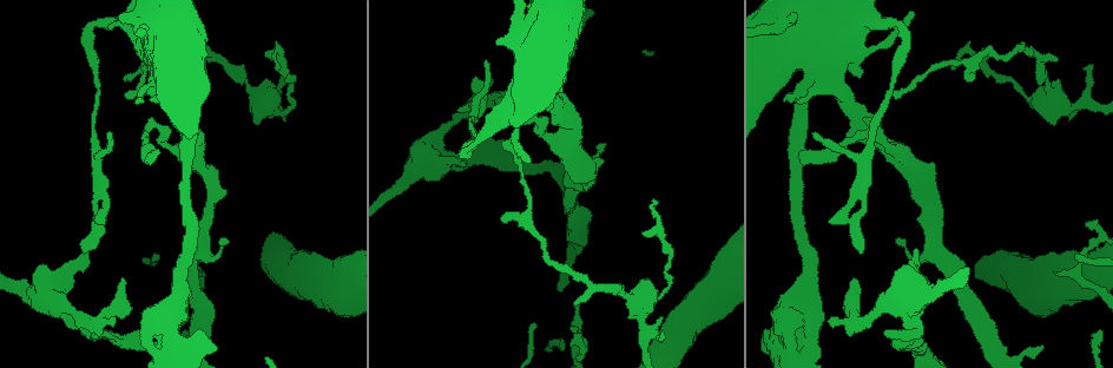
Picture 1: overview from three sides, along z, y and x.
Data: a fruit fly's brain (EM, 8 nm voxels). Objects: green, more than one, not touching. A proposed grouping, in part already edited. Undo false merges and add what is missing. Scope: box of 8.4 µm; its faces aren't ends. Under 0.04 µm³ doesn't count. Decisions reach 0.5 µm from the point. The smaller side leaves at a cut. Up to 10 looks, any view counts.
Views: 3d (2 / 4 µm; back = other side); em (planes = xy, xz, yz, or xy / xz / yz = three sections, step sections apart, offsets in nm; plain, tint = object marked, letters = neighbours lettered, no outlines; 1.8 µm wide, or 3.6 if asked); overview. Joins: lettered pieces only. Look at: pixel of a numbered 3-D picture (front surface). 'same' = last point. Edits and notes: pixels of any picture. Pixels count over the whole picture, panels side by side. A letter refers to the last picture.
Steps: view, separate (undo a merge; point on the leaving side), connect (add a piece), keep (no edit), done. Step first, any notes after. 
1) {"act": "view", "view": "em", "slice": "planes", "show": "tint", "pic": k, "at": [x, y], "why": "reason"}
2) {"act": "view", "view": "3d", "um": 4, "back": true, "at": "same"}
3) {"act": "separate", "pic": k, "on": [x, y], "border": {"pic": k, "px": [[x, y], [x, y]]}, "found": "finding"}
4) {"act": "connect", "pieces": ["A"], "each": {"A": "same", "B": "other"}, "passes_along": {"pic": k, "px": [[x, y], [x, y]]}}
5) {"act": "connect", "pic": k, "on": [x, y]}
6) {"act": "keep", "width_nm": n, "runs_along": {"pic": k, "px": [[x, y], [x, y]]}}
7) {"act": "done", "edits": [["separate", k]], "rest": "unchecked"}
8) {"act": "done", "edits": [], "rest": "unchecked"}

{"act": "view", "view": "em", "slice": "planes", "show": "letters", "pic": 1, "at": [551, 108], "why": "free end"}

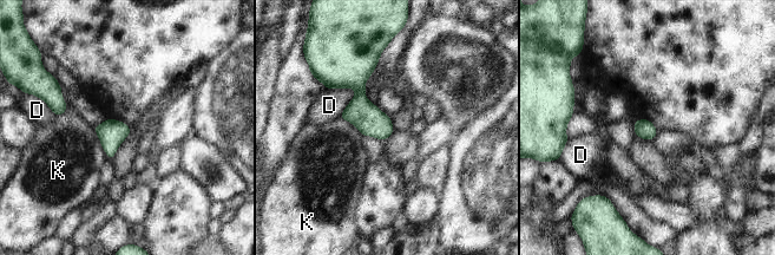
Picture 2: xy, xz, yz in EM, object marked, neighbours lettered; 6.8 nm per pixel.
{"act": "keep", "each": {"D": "other", "K": "other"}, "border": {"pic": 2, "px": [[340, 117], [352, 123], [360, 132]]}, "found": "no lettered piece goes on from it"}

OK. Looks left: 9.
{"act": "view", "view": "em", "slice": "xz", "step": 8, "show": "tint", "pic": 1, "at": [785, 98]}

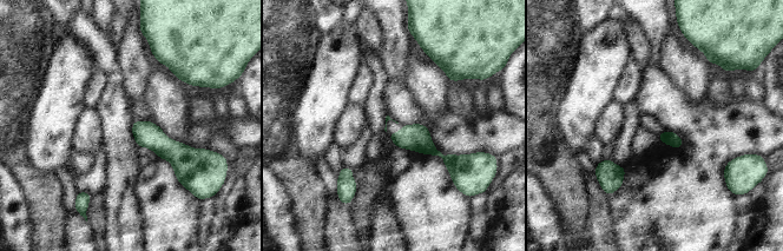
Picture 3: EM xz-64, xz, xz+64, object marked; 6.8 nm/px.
{"act": "view", "view": "em", "slice": "planes", "show": "letters", "at": "same", "why": "cut it another way"}

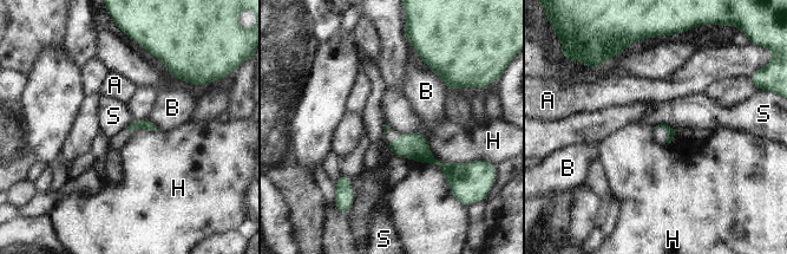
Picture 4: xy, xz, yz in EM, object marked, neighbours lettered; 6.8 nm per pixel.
{"act": "keep", "each": {"A": "other", "B": "other", "H": "other", "S": "other"}, "found": "none of them fits"}

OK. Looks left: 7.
{"act": "view", "view": "em", "slice": "yz", "step": 16, "show": "plain", "pic": 1, "at": [1052, 54], "why": "branch stops here"}

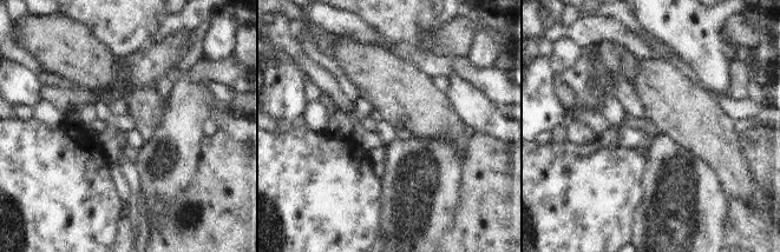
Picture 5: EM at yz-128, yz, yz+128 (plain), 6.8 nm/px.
{"act": "view", "view": "em", "slice": "yz", "step": 16, "show": "letters", "at": "same"}

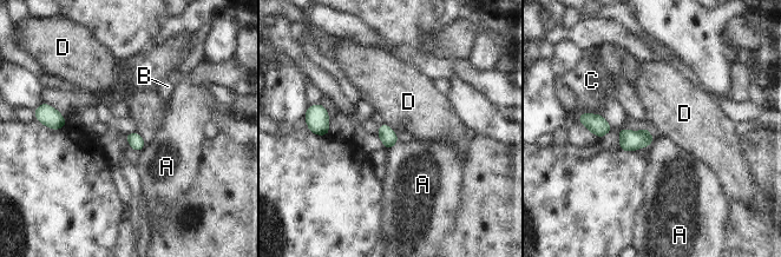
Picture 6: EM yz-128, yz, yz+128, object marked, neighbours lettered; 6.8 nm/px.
{"act": "keep", "longest_contact_nm": ["C", 180], "each": {"A": "other", "B": "other", "C": "other", "D": "other"}, "found": "none of them fits"}

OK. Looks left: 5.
{"act": "view", "view": "3d", "um": 2, "pic": 1, "at": [855, 279], "why": "an open end"}

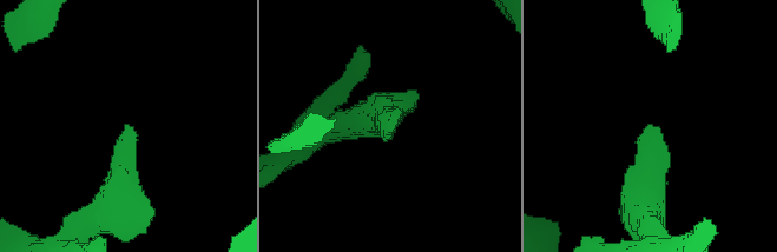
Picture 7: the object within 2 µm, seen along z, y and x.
{"act": "view", "view": "em", "slice": "yz", "step": 16, "show": "tint", "pic": 7, "at": [656, 129]}

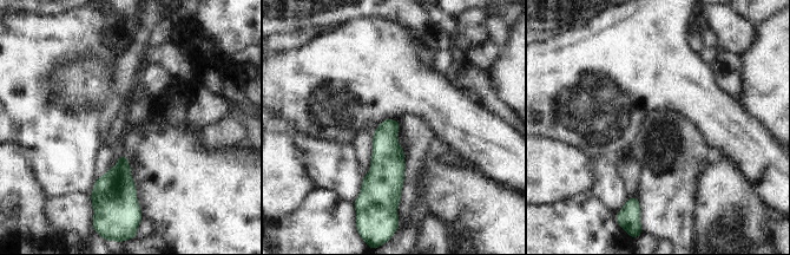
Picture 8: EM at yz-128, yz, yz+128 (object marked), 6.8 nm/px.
{"act": "view", "view": "em", "slice": "yz", "step": 16, "show": "letters", "at": "same"}

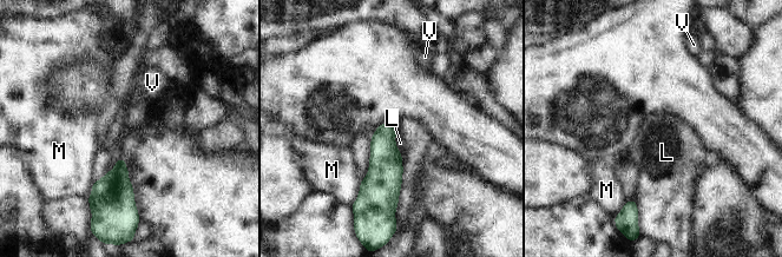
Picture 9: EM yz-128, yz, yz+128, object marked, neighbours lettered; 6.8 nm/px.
{"act": "keep", "each": {"L": "other", "M": "other", "V": "other"}, "border": {"pic": 9, "px": [[398, 130], [395, 145], [402, 166]]}, "found": "no lettered piece goes on from it"}

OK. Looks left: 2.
{"act": "done", "edits": [], "rest": "unchecked"}

